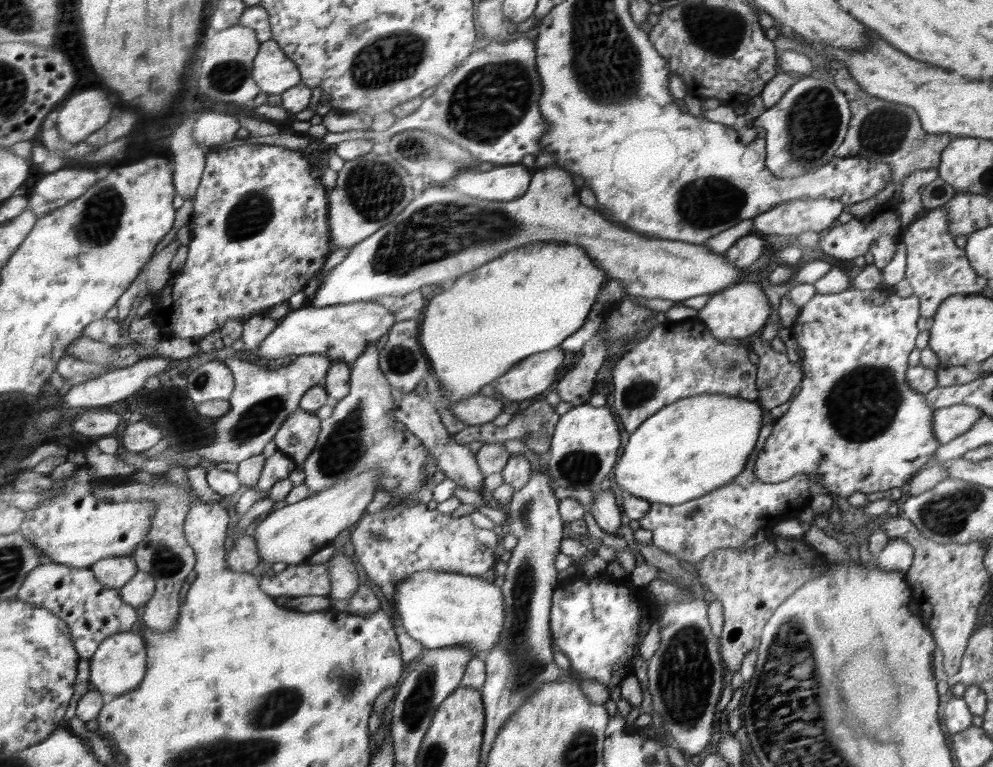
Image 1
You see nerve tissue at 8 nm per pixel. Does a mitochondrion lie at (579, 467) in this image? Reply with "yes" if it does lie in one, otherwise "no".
yes

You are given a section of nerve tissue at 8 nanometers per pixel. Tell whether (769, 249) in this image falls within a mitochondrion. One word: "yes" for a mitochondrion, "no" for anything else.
no

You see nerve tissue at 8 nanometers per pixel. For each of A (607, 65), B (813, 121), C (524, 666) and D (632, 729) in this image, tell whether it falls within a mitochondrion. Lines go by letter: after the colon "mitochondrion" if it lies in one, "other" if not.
A: mitochondrion
B: mitochondrion
C: mitochondrion
D: other

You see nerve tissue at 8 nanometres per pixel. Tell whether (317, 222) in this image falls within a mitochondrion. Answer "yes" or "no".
no

